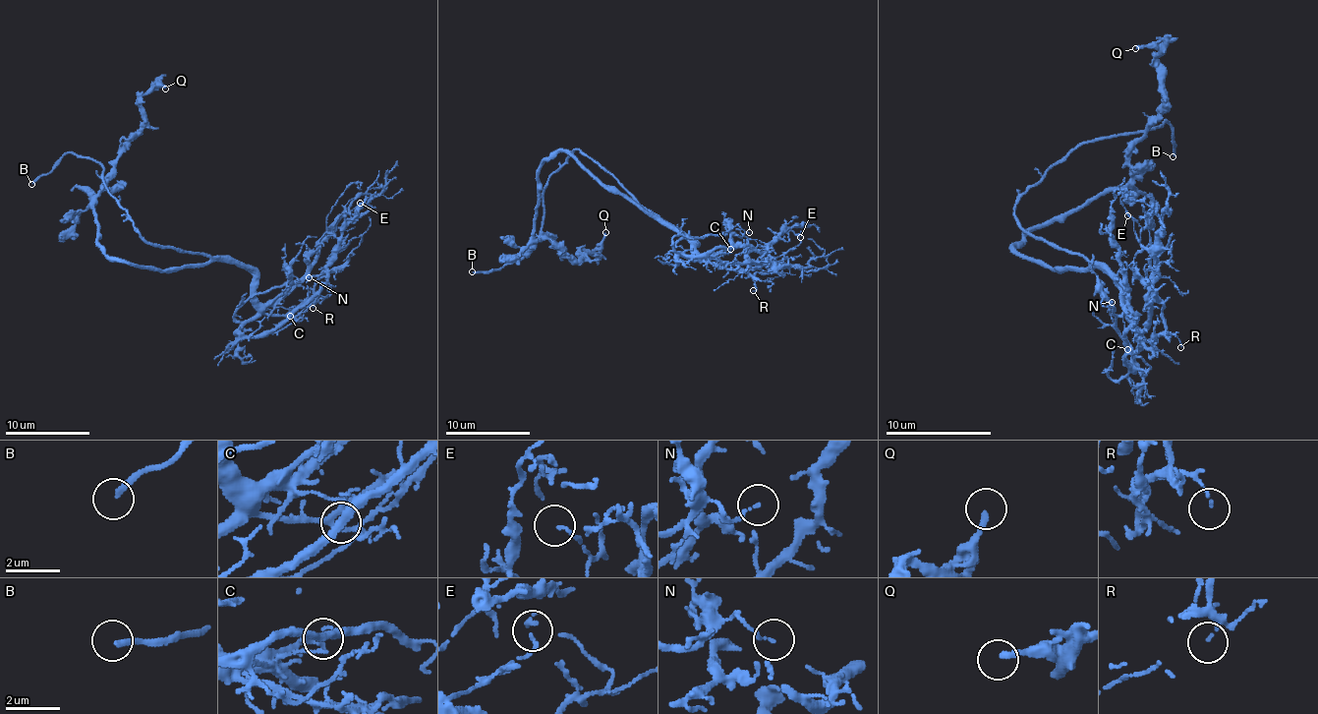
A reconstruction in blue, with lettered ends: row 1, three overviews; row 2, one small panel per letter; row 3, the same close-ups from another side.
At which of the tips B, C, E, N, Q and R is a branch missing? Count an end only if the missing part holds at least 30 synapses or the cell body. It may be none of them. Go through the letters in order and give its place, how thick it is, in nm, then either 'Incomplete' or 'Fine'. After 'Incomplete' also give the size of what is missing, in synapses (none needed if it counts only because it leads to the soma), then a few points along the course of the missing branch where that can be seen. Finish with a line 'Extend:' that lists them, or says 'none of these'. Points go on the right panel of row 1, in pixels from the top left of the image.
B: Place: (1173, 156). Thickness 200 nm. Incomplete. Course of what is missing: (1173, 156), (1183, 188), (1207, 192), (1207, 197), (1233, 190), (1265, 194), (1271, 200), (1268, 203), (1263, 201)
C: Place: (1127, 349). Thickness 240 nm. Fine
E: Place: (1127, 215). Thickness 60 nm. Fine
N: Place: (1112, 302). Thickness 110 nm. Fine
Q: Place: (1135, 48). Thickness 220 nm. Fine
R: Place: (1180, 347). Thickness 90 nm. Fine
Extend: B

